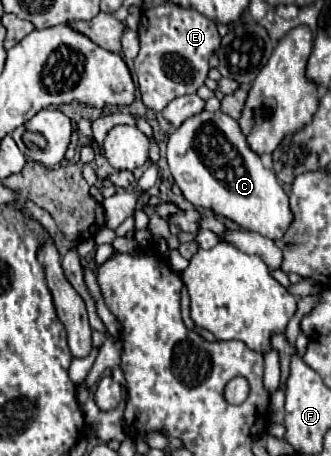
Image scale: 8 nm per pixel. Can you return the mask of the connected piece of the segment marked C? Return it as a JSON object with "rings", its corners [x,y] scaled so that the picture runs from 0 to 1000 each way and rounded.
{"rings":[[[607,243],[565,261],[505,309],[505,357],[553,432],[589,454],[619,454],[813,524],[849,524],[885,485],[873,432],[825,375],[801,371],[782,340],[752,331],[716,265],[650,243]]]}

